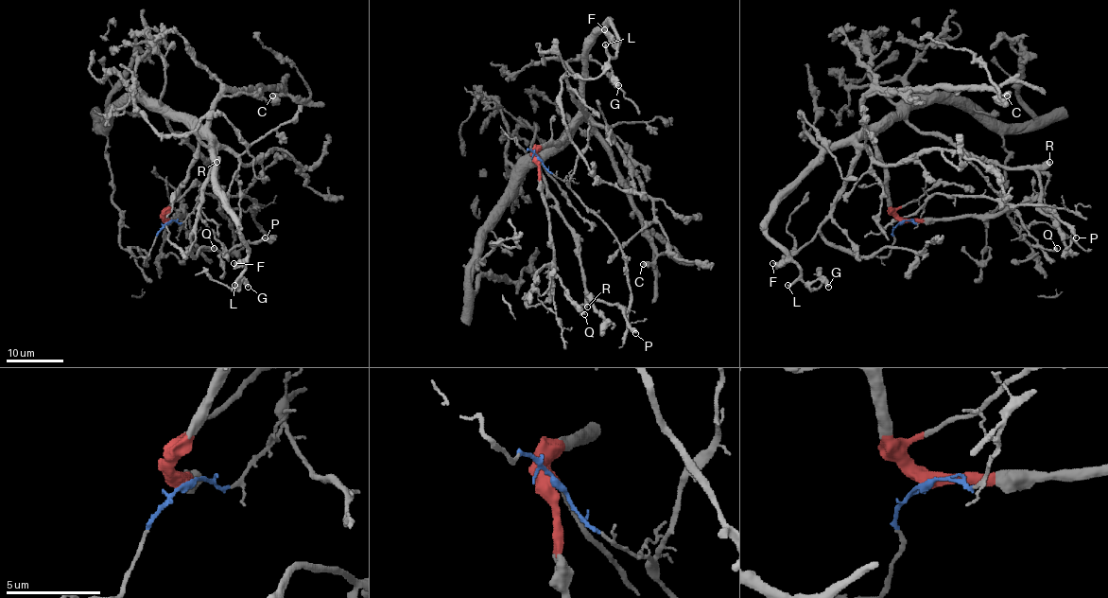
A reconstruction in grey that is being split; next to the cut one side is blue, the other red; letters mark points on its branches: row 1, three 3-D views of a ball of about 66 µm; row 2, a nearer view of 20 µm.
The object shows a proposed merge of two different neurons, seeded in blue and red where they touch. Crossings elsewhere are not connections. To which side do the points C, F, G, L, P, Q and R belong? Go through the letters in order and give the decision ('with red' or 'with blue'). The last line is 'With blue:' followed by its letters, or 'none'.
C: with red
F: with red
G: with red
L: with red
P: with red
Q: with red
R: with red
With blue: none

